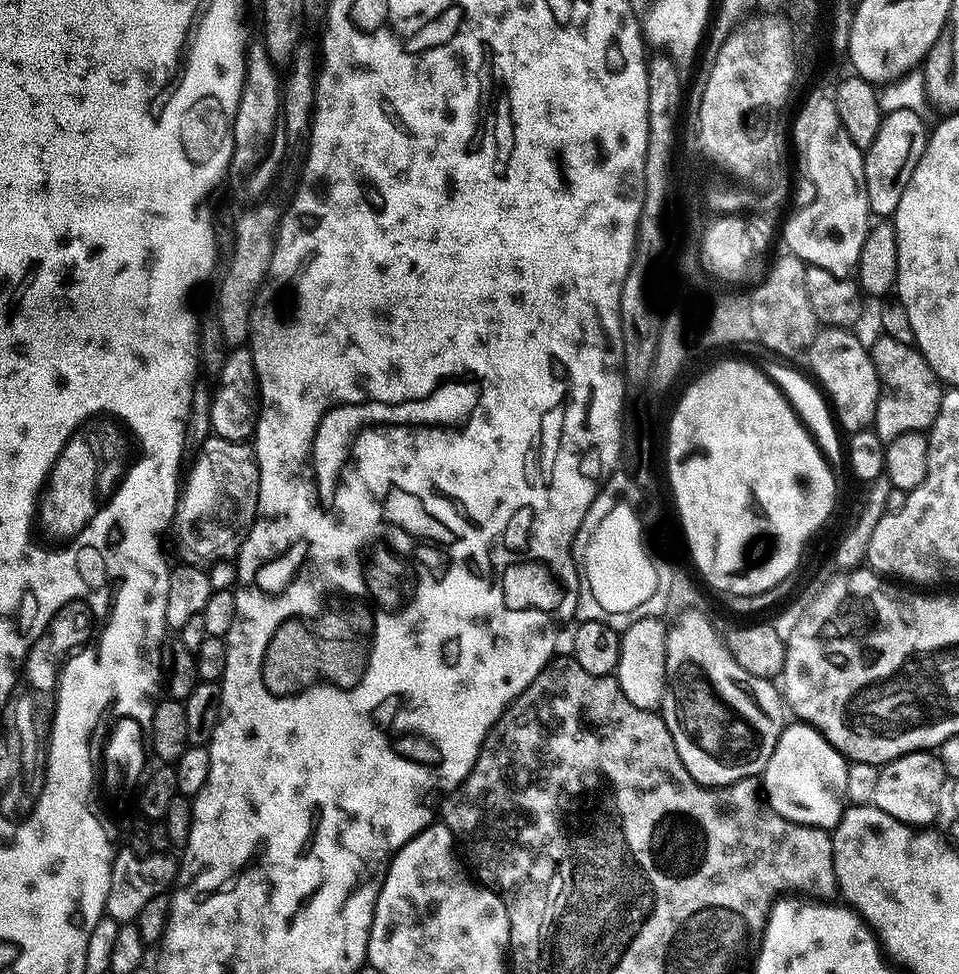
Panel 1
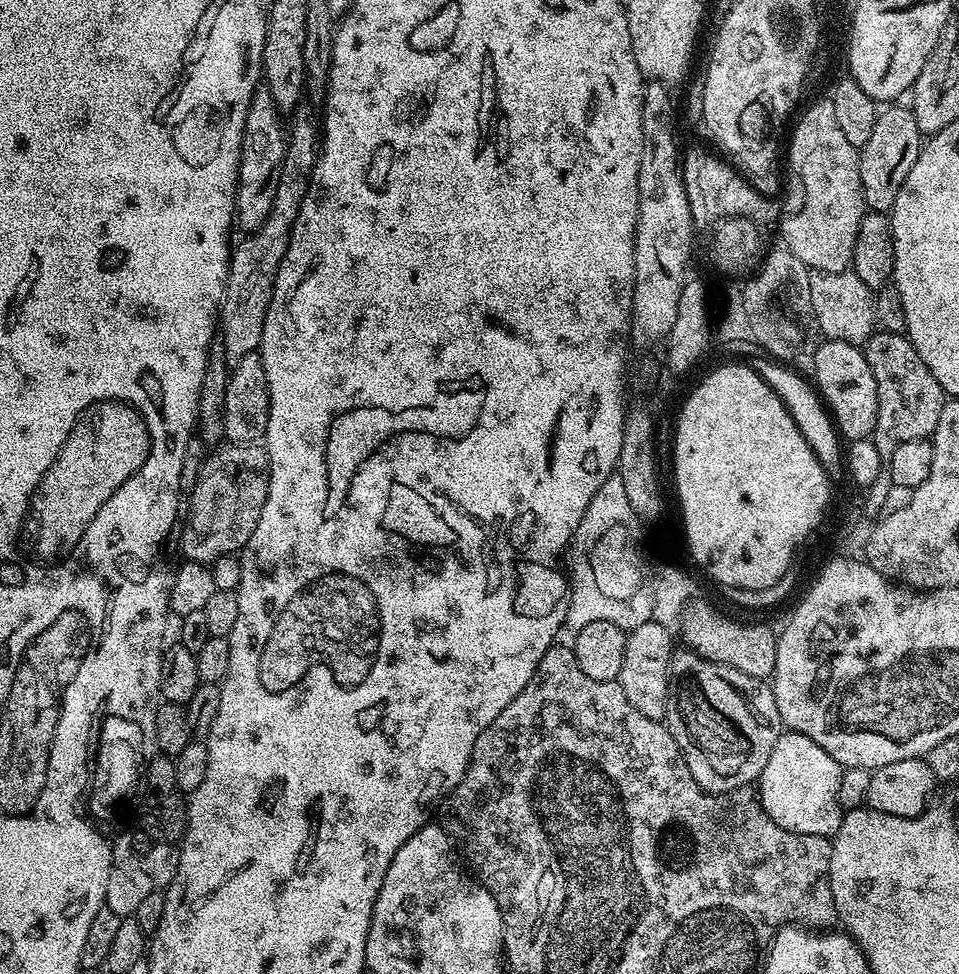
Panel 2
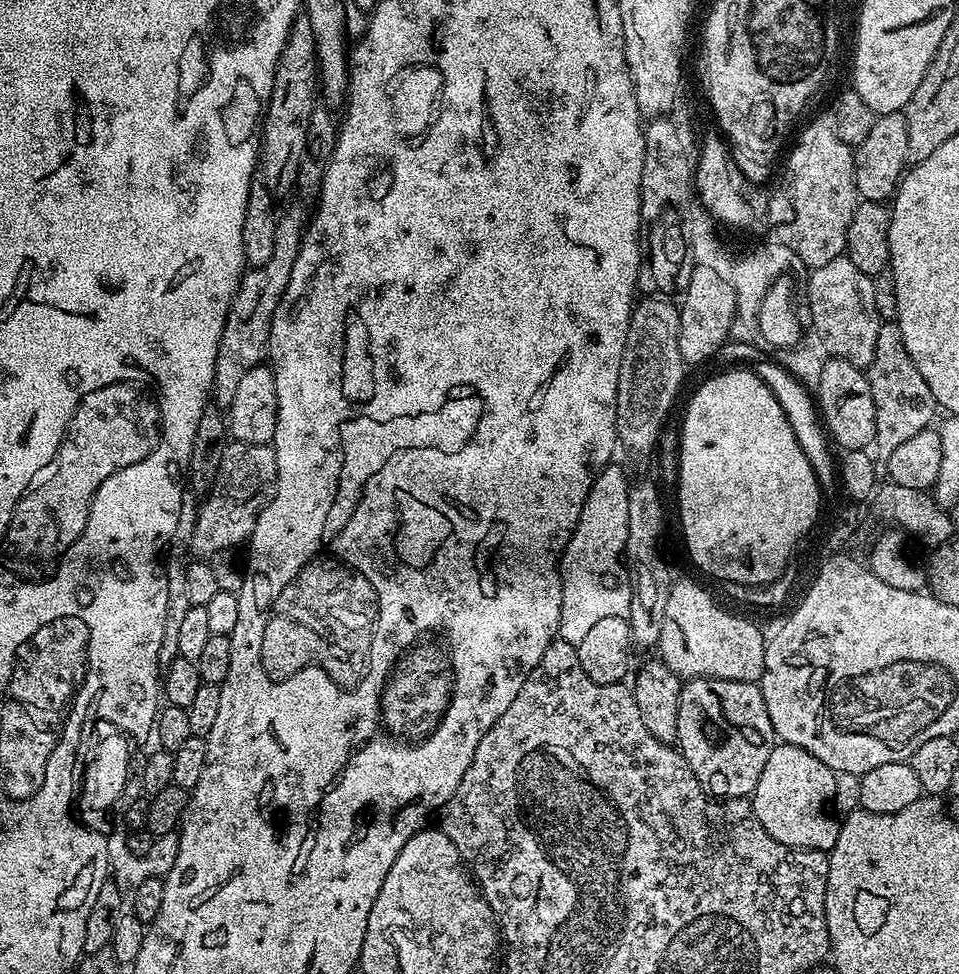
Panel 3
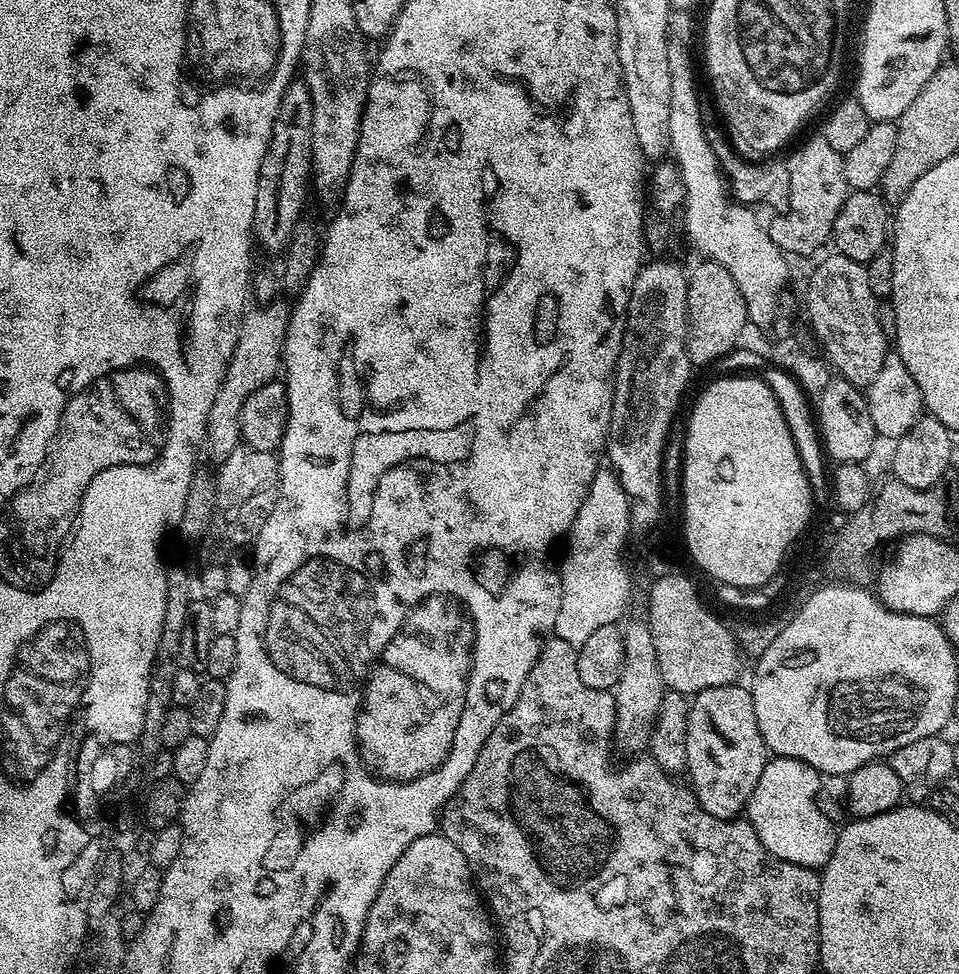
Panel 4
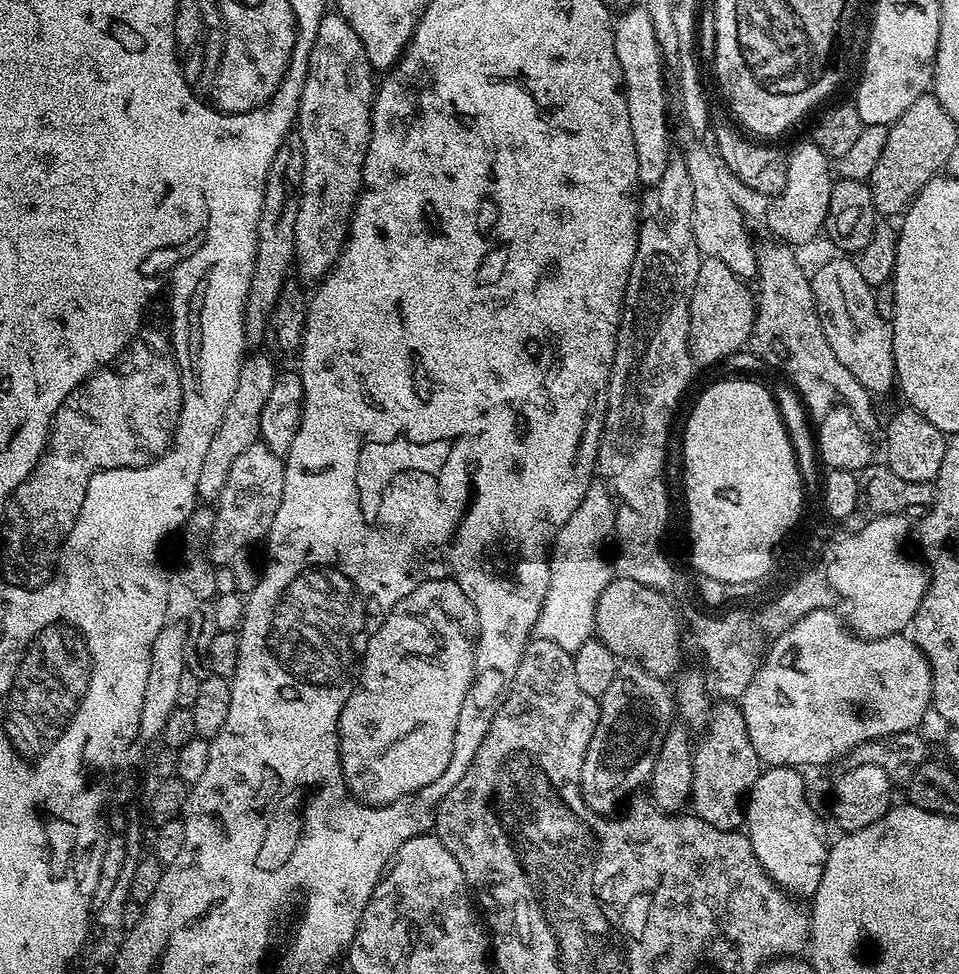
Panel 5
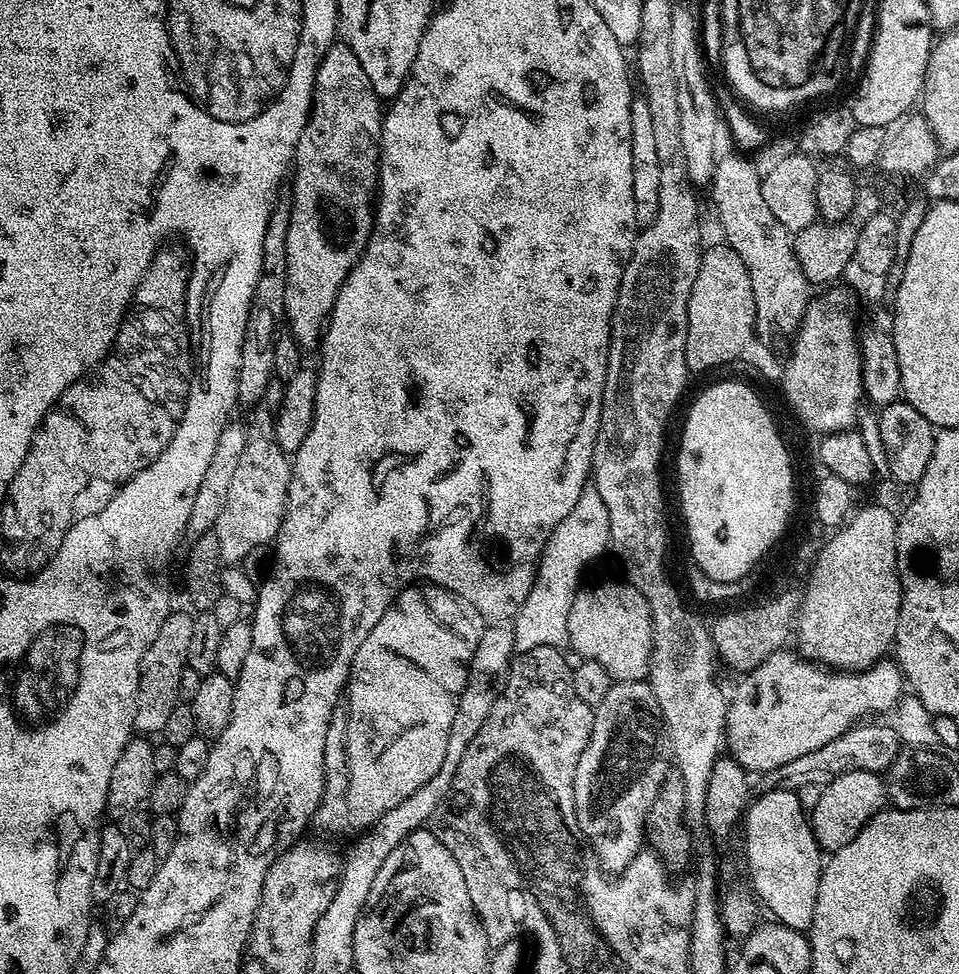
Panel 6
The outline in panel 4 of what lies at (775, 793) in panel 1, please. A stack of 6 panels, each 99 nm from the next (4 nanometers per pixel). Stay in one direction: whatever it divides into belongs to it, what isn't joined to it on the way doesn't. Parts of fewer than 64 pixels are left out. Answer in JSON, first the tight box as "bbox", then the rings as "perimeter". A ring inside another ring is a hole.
{"bbox":[746,756,837,869],"perimeter":[[[778,756],[769,759],[768,765],[762,770],[762,778],[758,778],[758,786],[754,786],[754,794],[750,794],[748,799],[748,807],[746,809],[746,818],[754,826],[754,830],[758,834],[758,838],[762,842],[762,846],[766,846],[766,850],[770,850],[770,854],[774,854],[774,858],[782,858],[782,862],[794,862],[794,866],[806,866],[807,868],[823,869],[827,864],[830,854],[834,854],[834,846],[836,845],[837,825],[830,822],[830,818],[826,818],[826,814],[822,814],[822,810],[818,810],[818,802],[816,795],[818,794],[818,786],[820,785],[821,773],[813,770],[809,764],[794,758],[786,758]]]}

